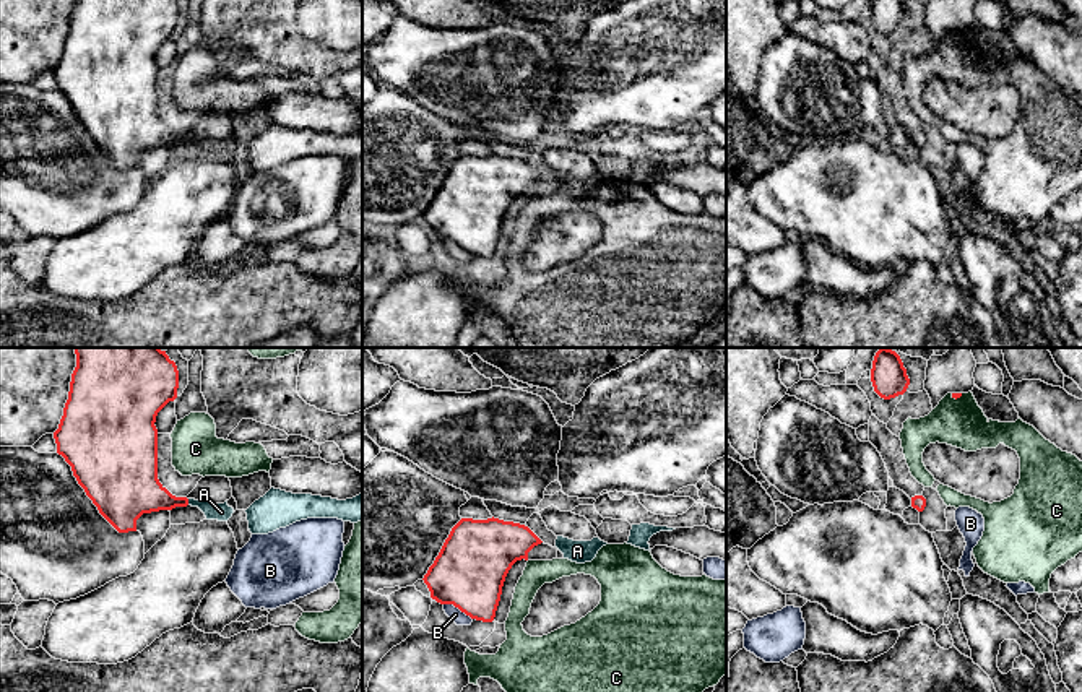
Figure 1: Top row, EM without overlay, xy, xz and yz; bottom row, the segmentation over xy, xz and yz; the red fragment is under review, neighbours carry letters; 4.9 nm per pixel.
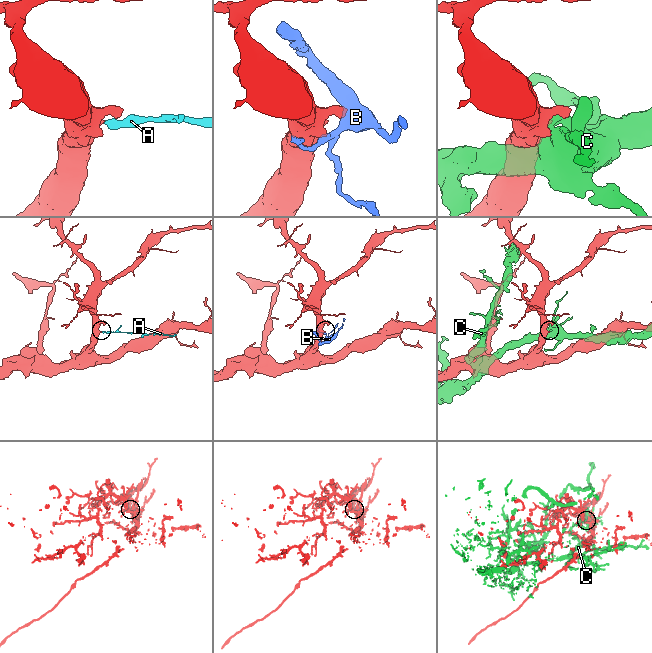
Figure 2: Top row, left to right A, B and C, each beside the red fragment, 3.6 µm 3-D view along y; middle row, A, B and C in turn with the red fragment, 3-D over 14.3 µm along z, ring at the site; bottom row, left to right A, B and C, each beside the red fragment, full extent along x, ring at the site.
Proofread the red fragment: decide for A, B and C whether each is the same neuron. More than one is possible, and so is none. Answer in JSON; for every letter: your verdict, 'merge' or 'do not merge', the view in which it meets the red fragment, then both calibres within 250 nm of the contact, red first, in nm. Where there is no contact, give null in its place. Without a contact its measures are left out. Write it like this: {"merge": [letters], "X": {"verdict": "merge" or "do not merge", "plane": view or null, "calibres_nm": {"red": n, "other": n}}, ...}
{"merge": ["A"], "A": {"verdict": "merge", "plane": "xy", "calibres_nm": {"red": 220, "other": 90}}, "B": {"verdict": "do not merge", "plane": "xz", "calibres_nm": {"red": 360, "other": 70}}, "C": {"verdict": "do not merge", "plane": "yz", "calibres_nm": {"red": 30, "other": 240}}}

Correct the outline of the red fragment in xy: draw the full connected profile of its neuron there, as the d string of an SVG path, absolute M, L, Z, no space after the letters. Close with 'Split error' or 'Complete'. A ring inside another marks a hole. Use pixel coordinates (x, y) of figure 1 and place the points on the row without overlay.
M76 0L68 36L58 65L54 68L57 89L71 102L73 112L99 149L119 167L136 167L136 156L143 149L172 146L175 143L198 143L206 156L227 158L234 145L224 140L172 132L158 115L158 49L177 34L179 6L175 0Z. Split error

